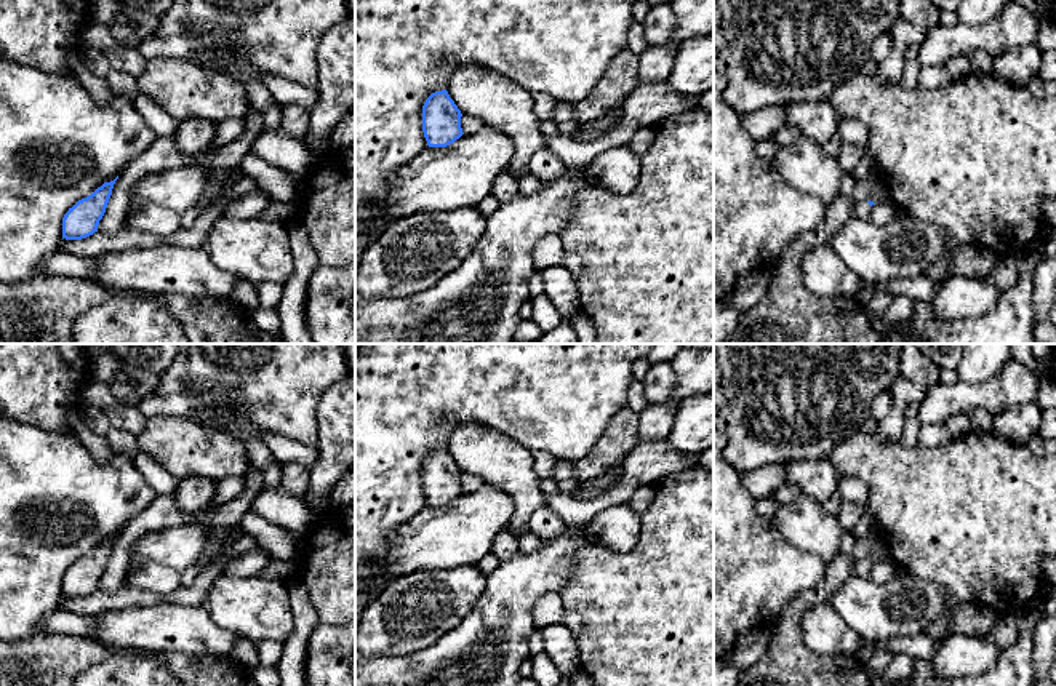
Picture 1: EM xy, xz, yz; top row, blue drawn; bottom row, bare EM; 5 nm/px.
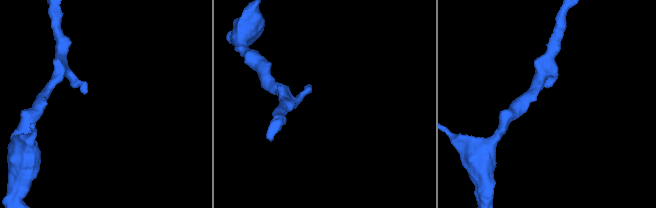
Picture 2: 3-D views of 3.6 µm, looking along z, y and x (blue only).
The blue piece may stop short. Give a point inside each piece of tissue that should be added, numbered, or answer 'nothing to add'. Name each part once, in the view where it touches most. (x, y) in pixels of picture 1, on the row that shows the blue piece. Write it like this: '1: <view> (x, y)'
1: yz (861, 210)

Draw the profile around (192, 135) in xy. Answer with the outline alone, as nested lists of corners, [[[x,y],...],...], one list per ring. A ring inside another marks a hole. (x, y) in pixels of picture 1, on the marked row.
[[[194,117],[181,120],[173,138],[184,155],[194,155],[211,146],[216,131],[216,123]]]

